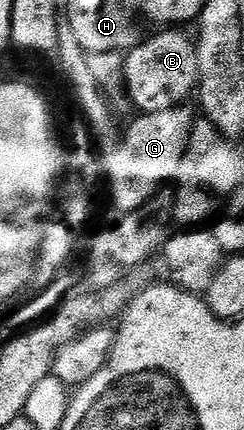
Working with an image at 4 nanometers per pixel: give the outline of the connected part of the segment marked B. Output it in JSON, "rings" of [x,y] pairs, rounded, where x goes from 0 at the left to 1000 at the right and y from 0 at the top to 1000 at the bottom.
{"rings":[[[648,70],[635,84],[602,81],[582,100],[512,123],[508,214],[533,221],[570,263],[652,260],[758,244],[799,221],[811,200],[811,105],[746,77],[746,70]]]}

